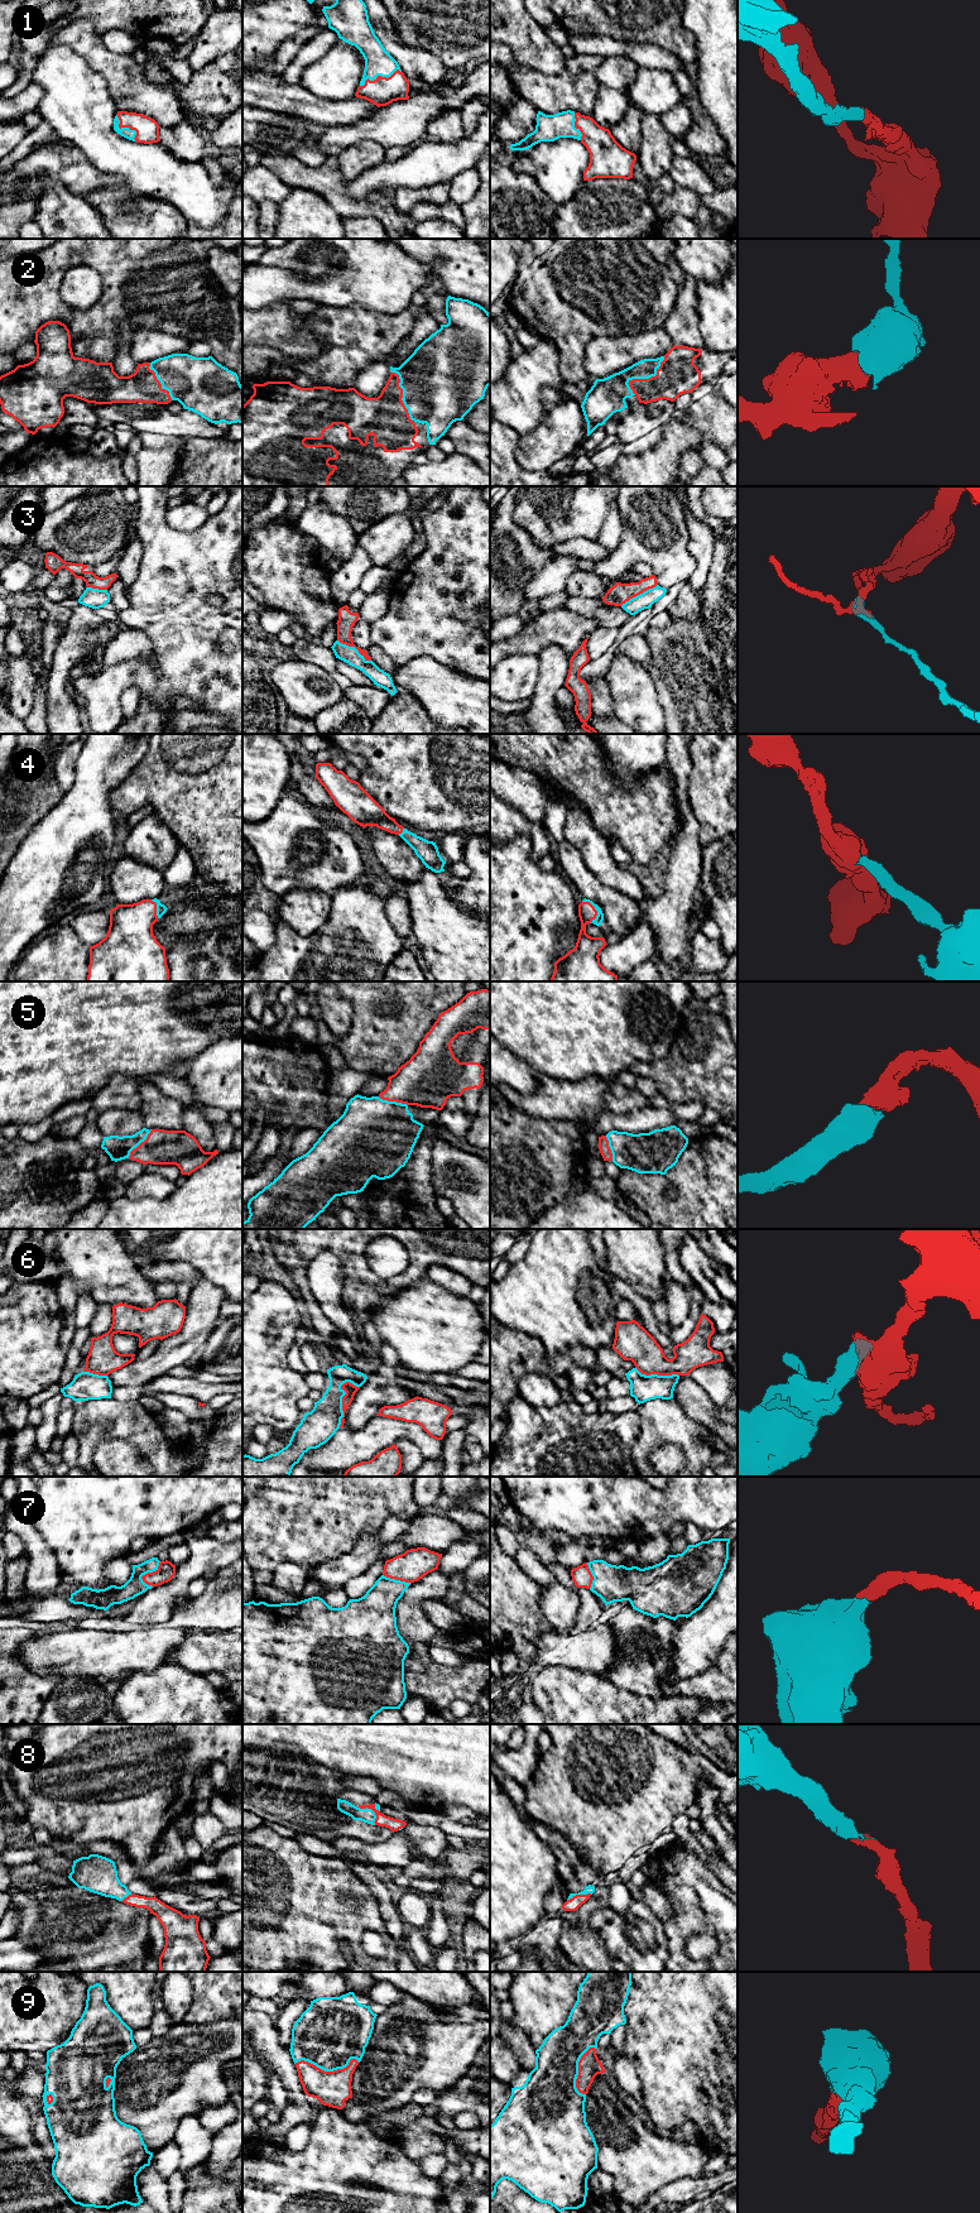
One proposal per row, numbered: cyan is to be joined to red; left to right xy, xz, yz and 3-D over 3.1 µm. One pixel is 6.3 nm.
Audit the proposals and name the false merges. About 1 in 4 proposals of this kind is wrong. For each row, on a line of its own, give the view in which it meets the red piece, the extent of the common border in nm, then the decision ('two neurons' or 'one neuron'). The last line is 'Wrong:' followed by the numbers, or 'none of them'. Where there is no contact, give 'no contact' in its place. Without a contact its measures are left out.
1: meets red in xz; contact 280 nm long; one neuron
2: meets red in yz; contact 320 nm long; one neuron
3: meets red in xz; contact 260 nm long; two neurons
4: meets red in yz; contact 160 nm long; one neuron
5: meets red in xy; contact 240 nm long; one neuron
6: meets red in xz; contact 300 nm long; two neurons
7: meets red in xy; contact 180 nm long; one neuron
8: meets red in xz; contact 170 nm long; one neuron
9: meets red in xz; contact 420 nm long; one neuron
Wrong: 3, 6

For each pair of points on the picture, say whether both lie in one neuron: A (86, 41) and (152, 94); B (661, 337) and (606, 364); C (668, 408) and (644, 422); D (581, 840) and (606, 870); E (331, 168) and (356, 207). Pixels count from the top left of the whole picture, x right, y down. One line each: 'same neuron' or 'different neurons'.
A: same neuron
B: same neuron
C: same neuron
D: same neuron
E: same neuron

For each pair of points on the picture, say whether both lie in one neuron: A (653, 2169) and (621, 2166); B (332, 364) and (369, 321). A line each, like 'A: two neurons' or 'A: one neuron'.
A: one neuron
B: one neuron

